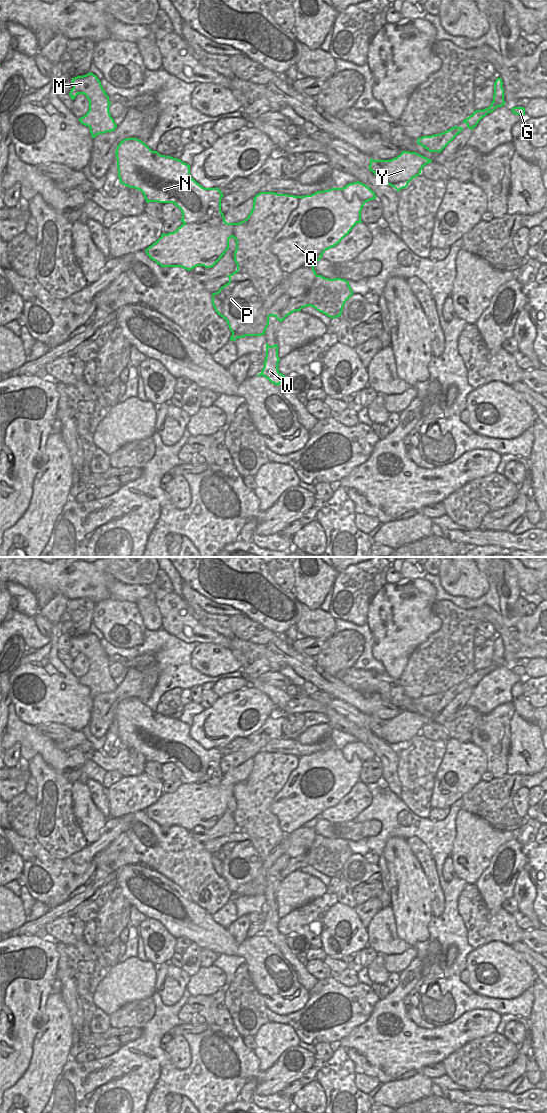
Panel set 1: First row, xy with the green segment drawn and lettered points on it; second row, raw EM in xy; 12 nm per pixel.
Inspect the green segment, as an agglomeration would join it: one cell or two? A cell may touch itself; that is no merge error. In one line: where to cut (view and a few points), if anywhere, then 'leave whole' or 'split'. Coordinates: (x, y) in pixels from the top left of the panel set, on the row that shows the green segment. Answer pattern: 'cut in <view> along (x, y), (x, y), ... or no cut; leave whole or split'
cut in xy along (238, 223), (233, 227), (232, 236); split

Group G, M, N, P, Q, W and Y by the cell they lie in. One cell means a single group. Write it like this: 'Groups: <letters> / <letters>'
Groups: G P Q W Y / M N

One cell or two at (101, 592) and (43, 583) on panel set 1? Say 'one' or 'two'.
one

